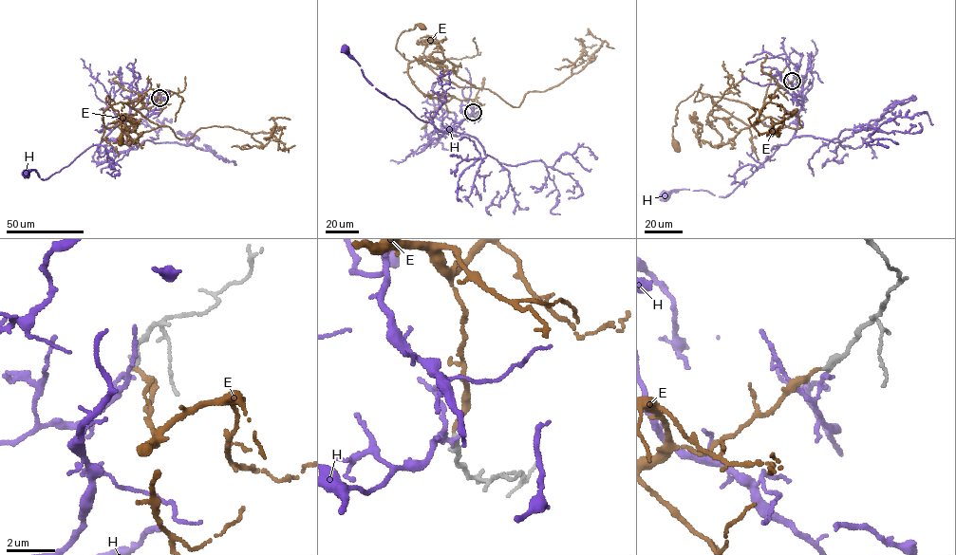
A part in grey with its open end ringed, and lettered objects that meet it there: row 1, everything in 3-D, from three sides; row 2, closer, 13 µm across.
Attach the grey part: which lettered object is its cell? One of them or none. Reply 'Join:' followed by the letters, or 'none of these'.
Join: E

